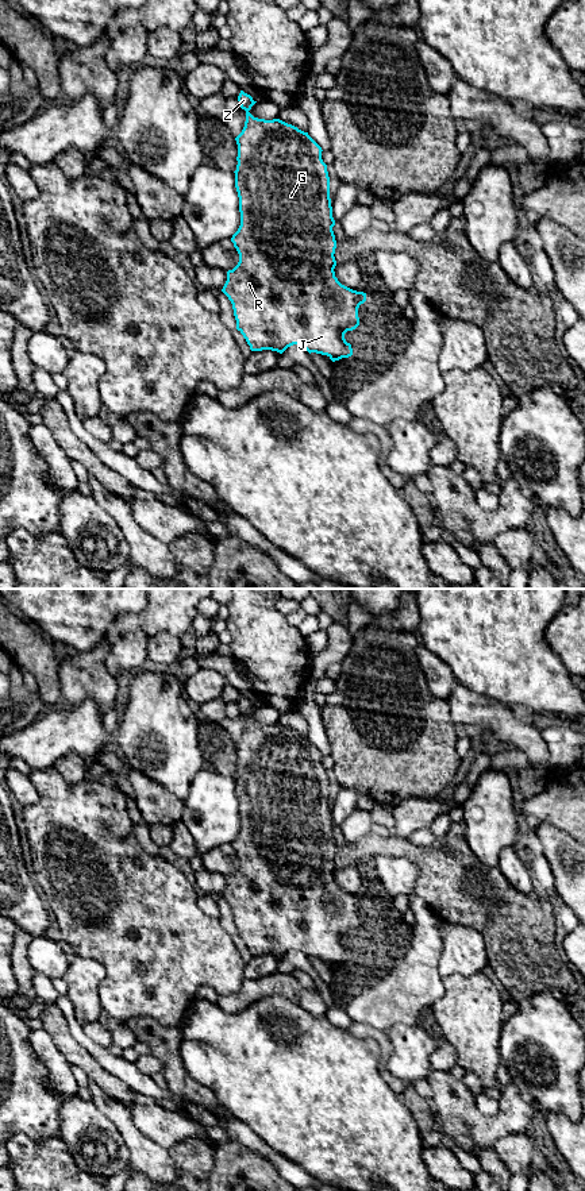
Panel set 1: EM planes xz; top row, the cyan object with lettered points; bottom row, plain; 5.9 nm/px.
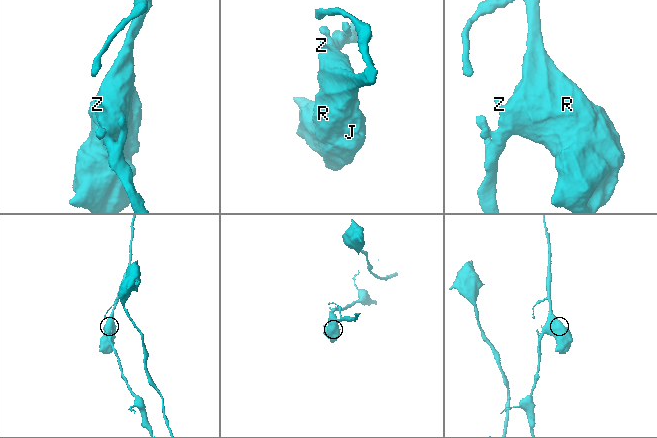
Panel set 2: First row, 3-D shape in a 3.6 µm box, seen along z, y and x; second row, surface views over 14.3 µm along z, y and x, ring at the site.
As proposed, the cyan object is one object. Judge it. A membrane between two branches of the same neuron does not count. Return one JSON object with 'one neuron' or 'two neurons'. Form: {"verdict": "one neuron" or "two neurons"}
{"verdict": "one neuron"}

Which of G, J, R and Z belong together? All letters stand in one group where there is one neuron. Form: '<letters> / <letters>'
G J R Z

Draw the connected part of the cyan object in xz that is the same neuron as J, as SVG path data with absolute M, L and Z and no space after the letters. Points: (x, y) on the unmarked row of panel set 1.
M243 695L238 701L246 726L235 743L238 770L235 793L239 802L240 830L231 847L239 859L238 870L227 876L222 897L232 909L236 934L243 940L251 956L272 955L282 959L297 949L309 959L327 960L332 967L353 960L345 938L359 930L358 913L366 906L366 898L342 890L335 882L336 845L332 836L335 825L330 803L330 782L322 764L322 752L297 732L280 724L254 722L249 716L257 708Z

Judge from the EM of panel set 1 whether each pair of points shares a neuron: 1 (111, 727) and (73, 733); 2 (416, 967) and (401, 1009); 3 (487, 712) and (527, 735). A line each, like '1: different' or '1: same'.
1: different
2: same
3: same

